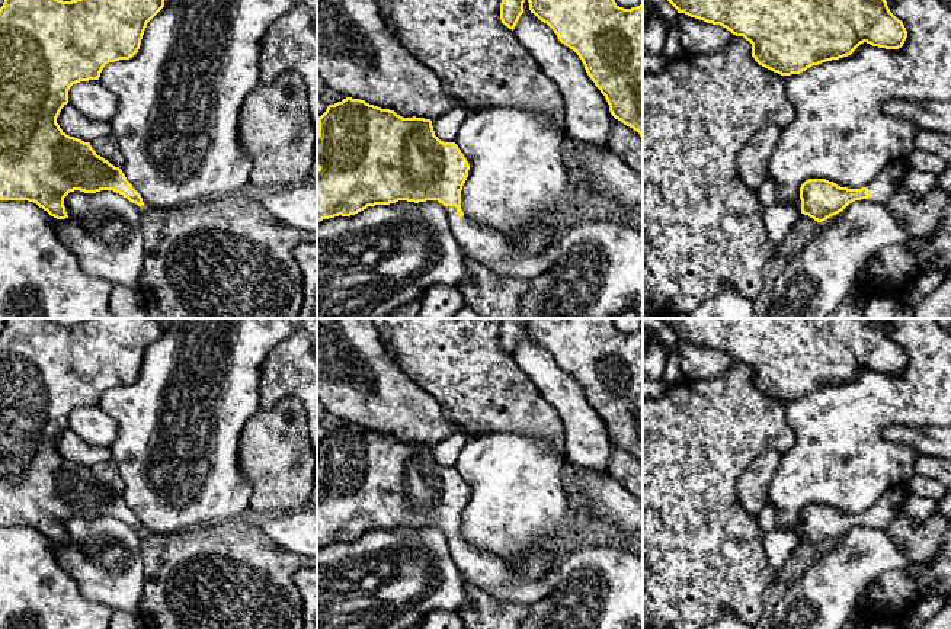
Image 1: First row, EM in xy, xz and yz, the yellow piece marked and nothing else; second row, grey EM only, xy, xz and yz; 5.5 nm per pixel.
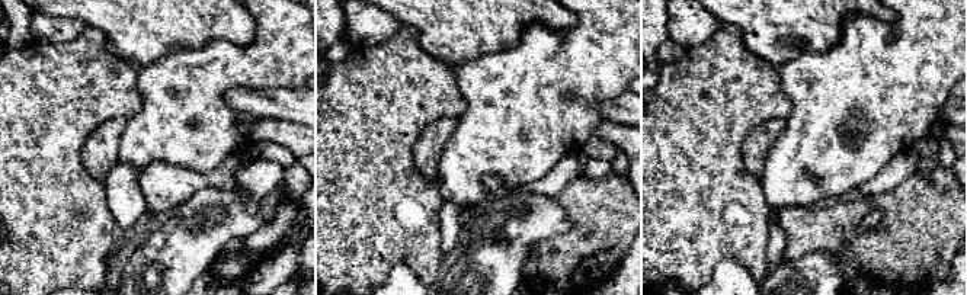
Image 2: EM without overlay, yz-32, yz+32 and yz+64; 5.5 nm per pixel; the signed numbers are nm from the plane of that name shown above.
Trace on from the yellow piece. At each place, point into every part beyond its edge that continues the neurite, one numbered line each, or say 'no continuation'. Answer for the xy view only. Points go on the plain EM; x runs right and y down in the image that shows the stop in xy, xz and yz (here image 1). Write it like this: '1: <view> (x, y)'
no continuation

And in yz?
1: yz (884, 510)

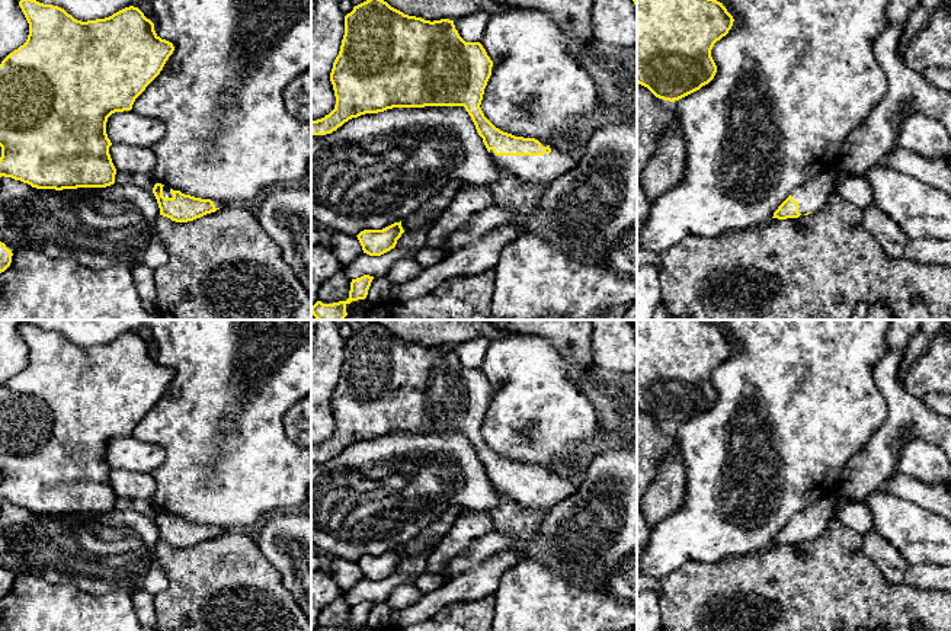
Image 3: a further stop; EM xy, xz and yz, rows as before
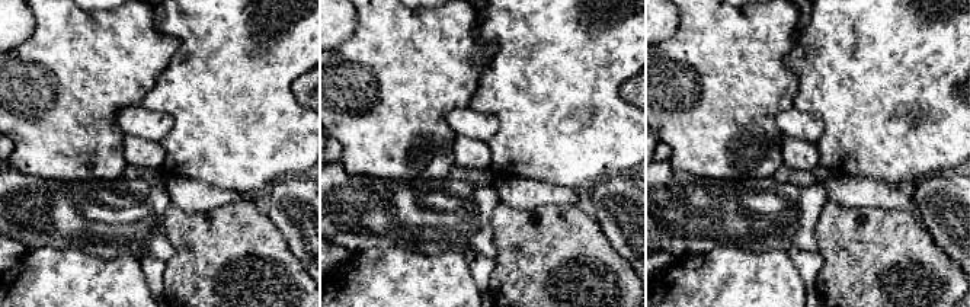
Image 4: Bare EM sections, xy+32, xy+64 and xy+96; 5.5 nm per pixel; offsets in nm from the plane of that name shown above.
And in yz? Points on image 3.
1: yz (813, 519)

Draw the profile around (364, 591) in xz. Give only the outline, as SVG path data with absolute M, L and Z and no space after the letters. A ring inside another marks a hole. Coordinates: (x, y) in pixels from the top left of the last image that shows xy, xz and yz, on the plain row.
M394 573L390 577L381 582L369 582L362 579L356 586L353 586L349 592L342 596L350 603L356 605L364 600L369 602L385 602L391 592L403 583L414 583L414 576L406 576L400 573Z

